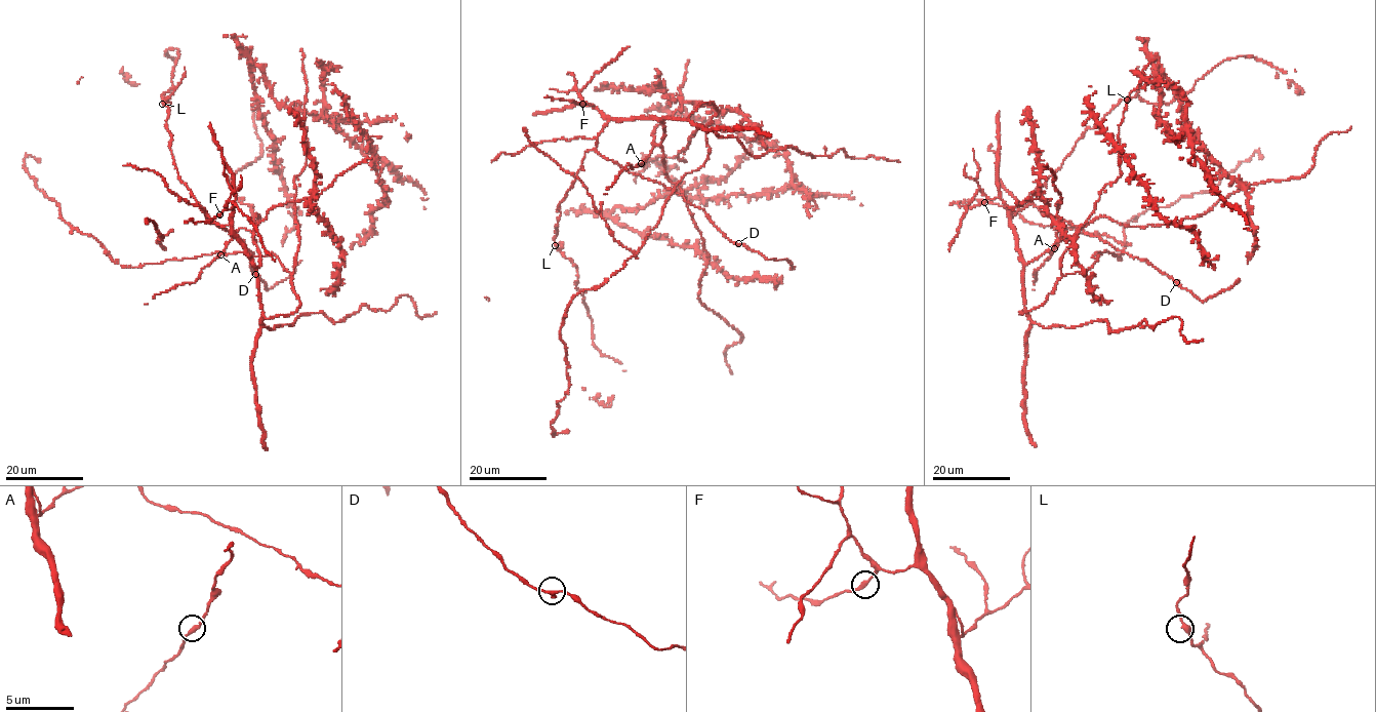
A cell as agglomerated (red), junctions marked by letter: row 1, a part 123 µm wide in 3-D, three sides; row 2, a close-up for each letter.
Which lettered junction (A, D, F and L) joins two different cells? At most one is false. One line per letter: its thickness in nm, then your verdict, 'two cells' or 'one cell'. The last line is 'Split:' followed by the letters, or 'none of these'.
A: calibre 260 nm; one cell
D: calibre 260 nm; one cell
F: calibre 240 nm; one cell
L: calibre 320 nm; one cell
Split: none of these

